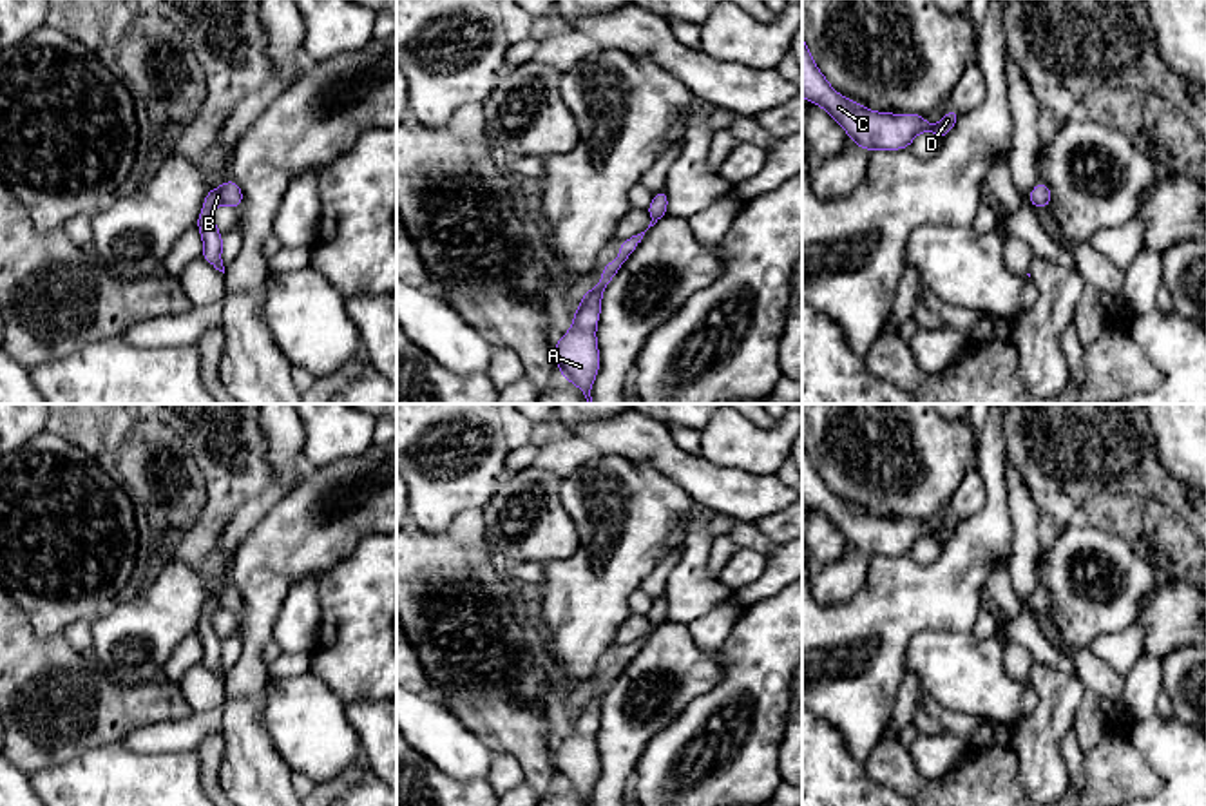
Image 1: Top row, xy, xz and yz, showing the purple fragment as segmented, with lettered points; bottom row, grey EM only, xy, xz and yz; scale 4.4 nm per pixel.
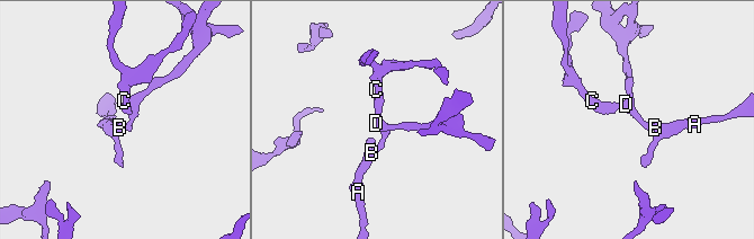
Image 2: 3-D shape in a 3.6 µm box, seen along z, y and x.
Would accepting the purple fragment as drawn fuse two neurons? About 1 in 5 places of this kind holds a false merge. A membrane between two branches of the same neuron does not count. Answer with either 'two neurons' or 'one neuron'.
one neuron

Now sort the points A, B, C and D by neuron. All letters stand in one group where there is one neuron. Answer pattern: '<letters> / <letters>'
A B C D

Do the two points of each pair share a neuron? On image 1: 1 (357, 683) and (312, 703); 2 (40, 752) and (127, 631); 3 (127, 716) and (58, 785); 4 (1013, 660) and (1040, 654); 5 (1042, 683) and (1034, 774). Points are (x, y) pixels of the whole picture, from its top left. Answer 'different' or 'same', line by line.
1: different
2: different
3: different
4: different
5: same

